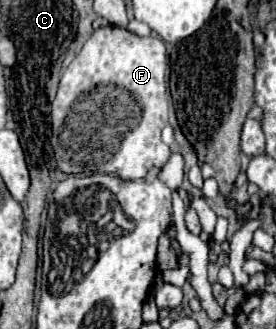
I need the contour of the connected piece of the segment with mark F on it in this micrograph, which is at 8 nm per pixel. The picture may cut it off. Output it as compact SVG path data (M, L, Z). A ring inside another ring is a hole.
M114 25L96 29L64 71L52 103L52 149L56 167L72 175L100 171L118 175L120 179L144 179L150 167L162 167L170 157L170 147L160 139L164 125L168 125L166 67L168 57L162 39L152 35L138 37Z

